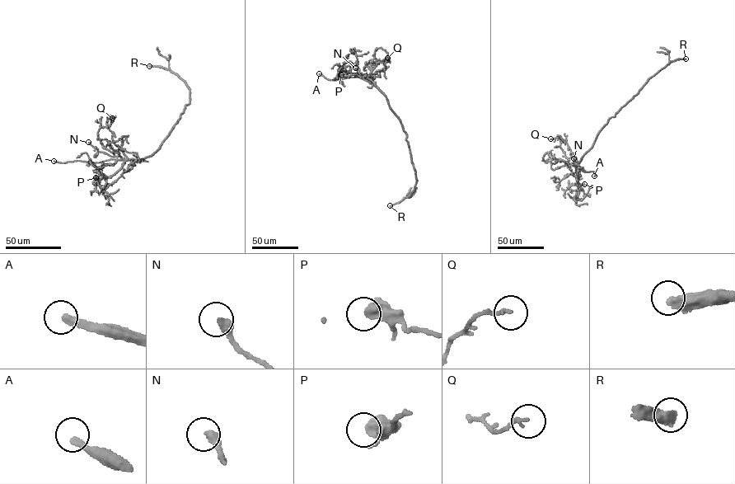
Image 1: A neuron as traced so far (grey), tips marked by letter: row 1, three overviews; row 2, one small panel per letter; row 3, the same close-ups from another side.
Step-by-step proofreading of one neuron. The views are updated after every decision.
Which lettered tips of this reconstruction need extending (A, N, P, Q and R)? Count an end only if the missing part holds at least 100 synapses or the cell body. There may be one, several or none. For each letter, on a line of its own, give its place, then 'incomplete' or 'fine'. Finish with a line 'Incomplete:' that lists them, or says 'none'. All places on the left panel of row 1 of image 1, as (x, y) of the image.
A: at (53, 161); incomplete
N: at (88, 142); fine
P: at (95, 177); fine
Q: at (112, 118); fine
R: at (149, 66); incomplete
Incomplete: A, R

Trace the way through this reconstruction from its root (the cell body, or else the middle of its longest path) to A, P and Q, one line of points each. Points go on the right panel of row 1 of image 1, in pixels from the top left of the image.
A: (602, 128), (575, 166), (585, 171), (594, 171), (594, 176)
P: (602, 128), (592, 147), (576, 165), (578, 183), (584, 184)
Q: (602, 128), (592, 147), (576, 164), (573, 154), (560, 136), (550, 138)

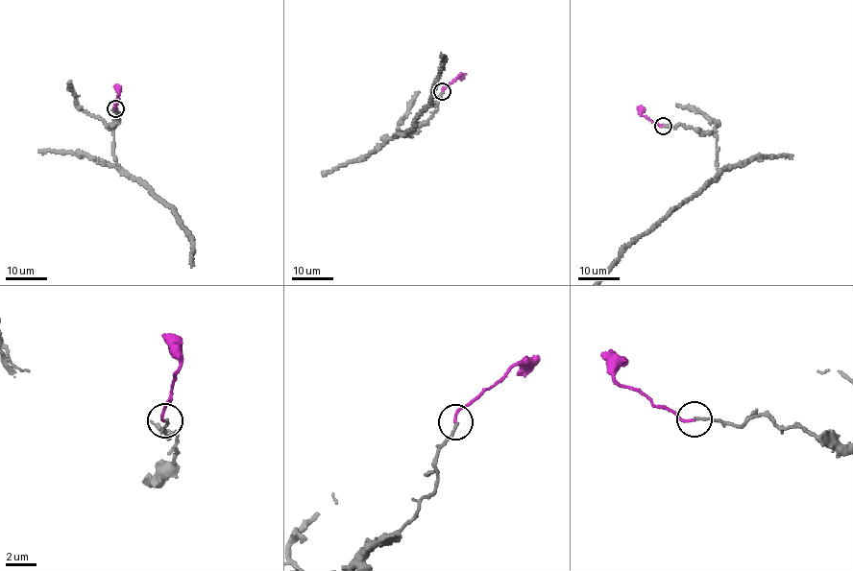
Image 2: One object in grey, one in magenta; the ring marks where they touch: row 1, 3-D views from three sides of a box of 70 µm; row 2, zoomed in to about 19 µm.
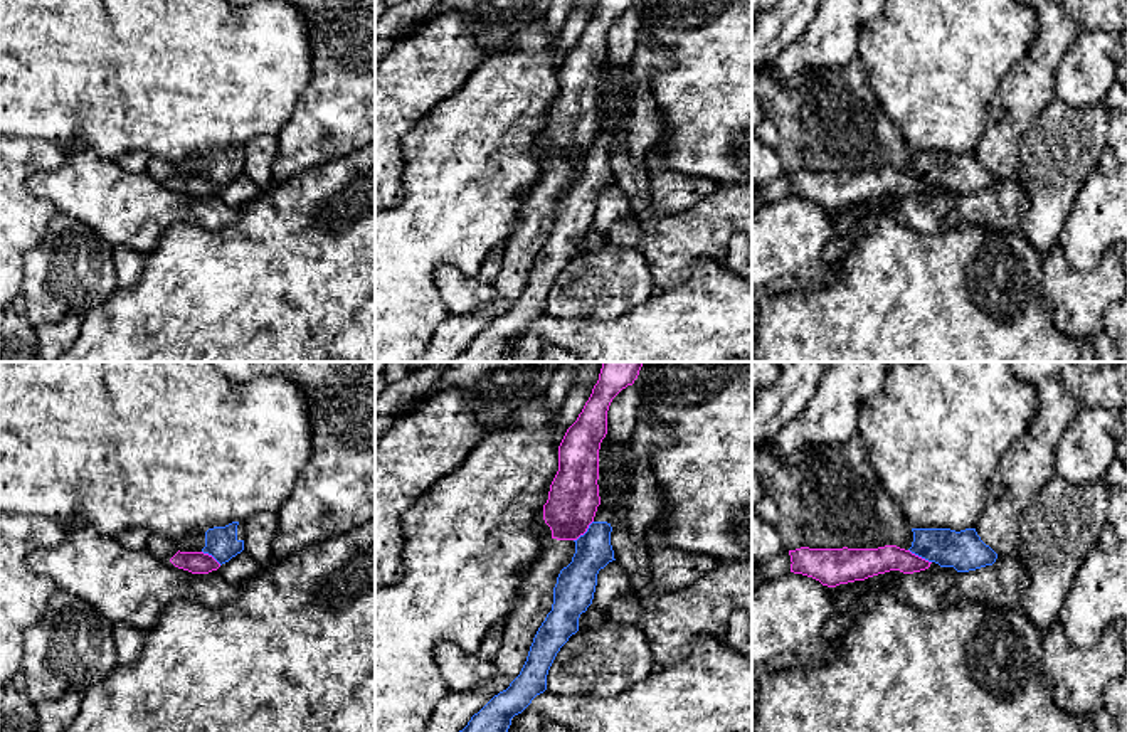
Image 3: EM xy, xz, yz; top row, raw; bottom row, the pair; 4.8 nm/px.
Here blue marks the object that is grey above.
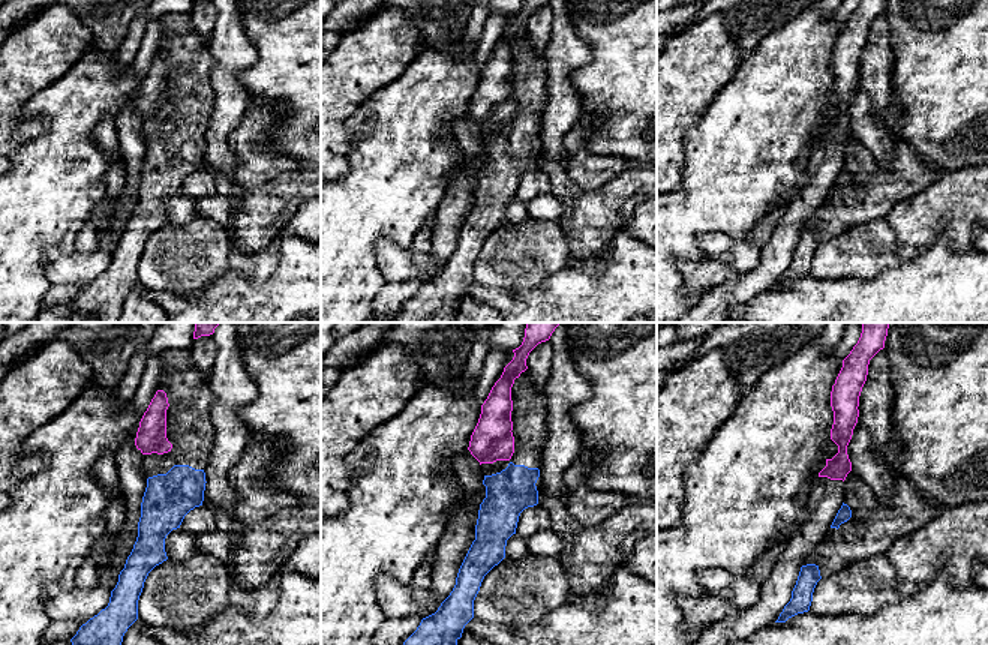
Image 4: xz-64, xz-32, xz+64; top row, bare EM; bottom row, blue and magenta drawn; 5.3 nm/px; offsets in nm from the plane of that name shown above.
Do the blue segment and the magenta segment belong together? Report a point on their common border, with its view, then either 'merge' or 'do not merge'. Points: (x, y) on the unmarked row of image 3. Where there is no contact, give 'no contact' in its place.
contact xz (586, 155); do not merge

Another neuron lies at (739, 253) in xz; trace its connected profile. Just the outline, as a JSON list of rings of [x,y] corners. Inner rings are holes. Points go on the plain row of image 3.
[[[745,232],[730,237],[723,264],[740,278],[752,281],[752,239]]]

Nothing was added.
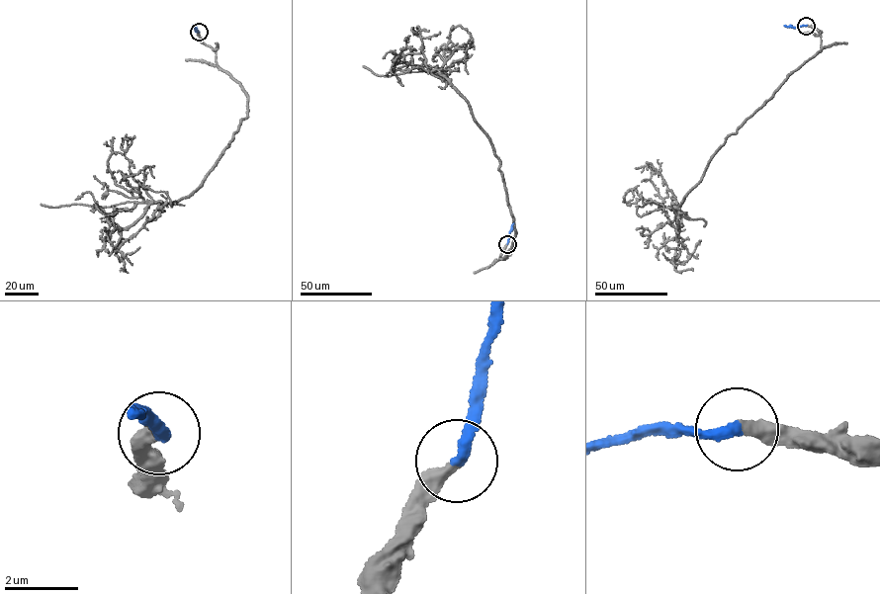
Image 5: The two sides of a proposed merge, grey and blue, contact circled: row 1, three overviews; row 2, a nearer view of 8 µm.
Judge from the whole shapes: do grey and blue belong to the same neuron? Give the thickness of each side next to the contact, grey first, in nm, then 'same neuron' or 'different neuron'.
340 nm thick on the grey side, 300 nm on the other; same neuron

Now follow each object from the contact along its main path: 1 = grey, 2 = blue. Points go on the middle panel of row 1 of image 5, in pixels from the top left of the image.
1: (507, 243), (500, 259), (513, 219), (499, 161), (468, 103), (401, 55), (394, 70), (403, 85)
2: (507, 243), (514, 222)

